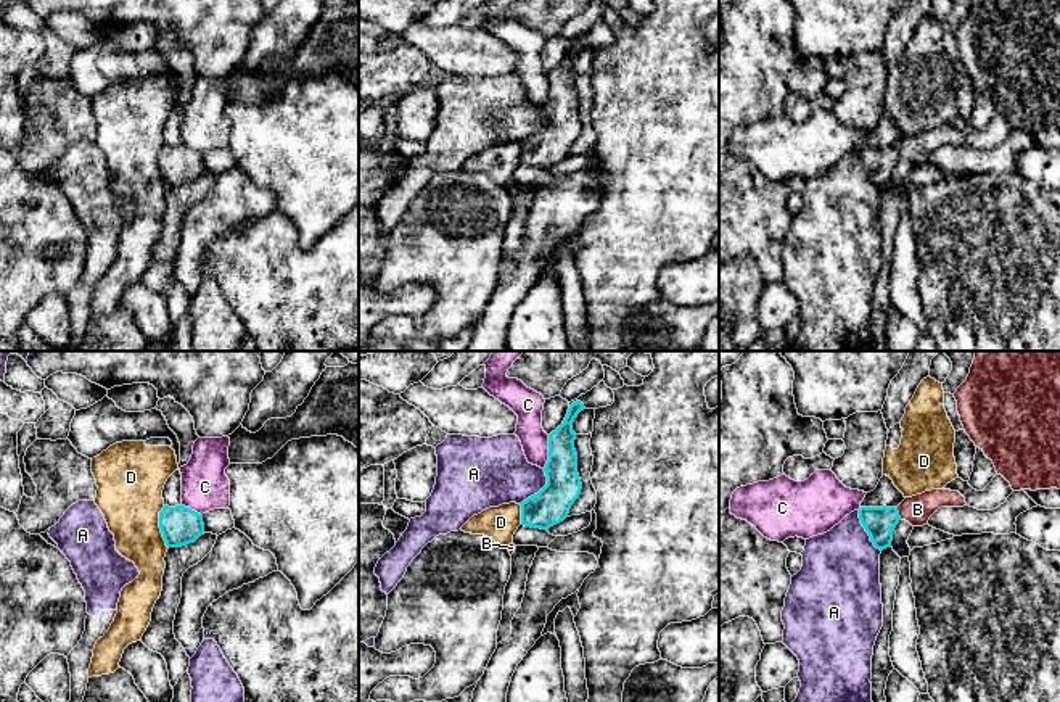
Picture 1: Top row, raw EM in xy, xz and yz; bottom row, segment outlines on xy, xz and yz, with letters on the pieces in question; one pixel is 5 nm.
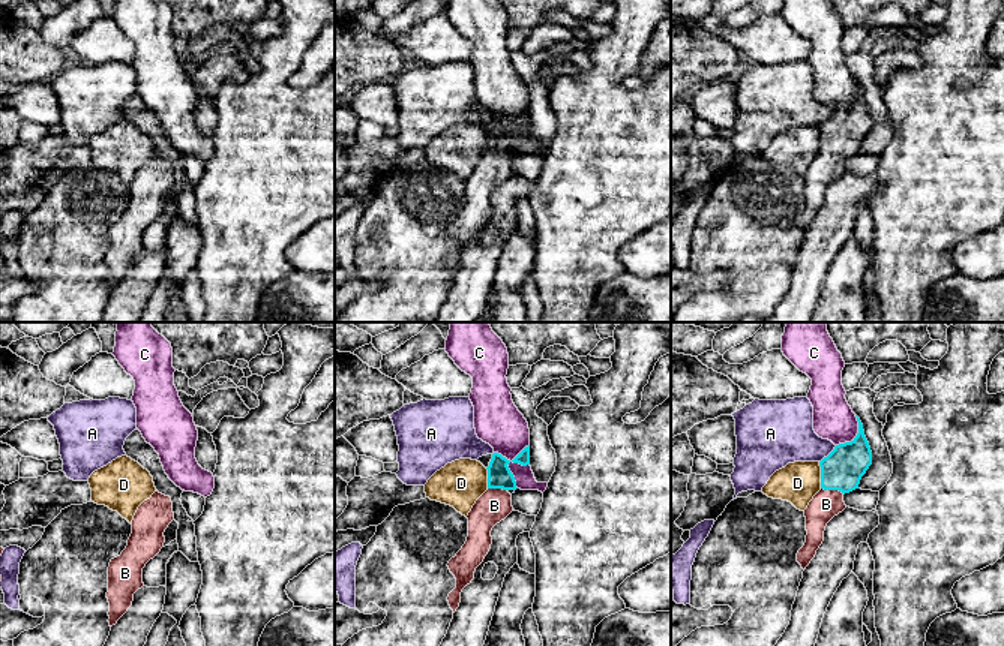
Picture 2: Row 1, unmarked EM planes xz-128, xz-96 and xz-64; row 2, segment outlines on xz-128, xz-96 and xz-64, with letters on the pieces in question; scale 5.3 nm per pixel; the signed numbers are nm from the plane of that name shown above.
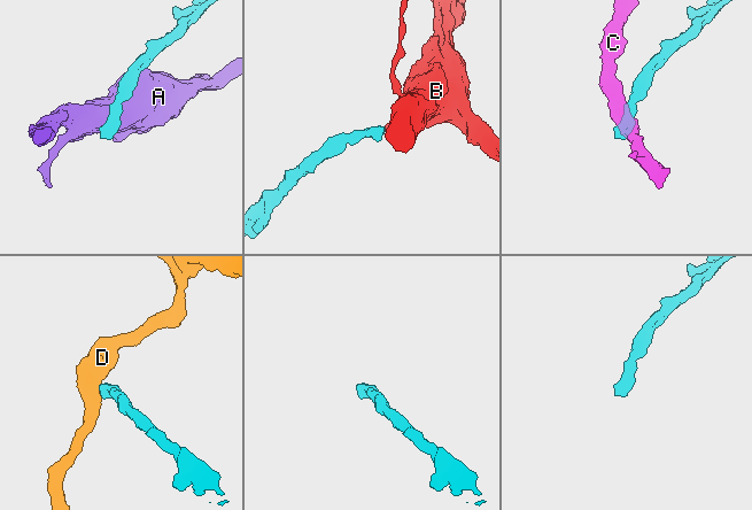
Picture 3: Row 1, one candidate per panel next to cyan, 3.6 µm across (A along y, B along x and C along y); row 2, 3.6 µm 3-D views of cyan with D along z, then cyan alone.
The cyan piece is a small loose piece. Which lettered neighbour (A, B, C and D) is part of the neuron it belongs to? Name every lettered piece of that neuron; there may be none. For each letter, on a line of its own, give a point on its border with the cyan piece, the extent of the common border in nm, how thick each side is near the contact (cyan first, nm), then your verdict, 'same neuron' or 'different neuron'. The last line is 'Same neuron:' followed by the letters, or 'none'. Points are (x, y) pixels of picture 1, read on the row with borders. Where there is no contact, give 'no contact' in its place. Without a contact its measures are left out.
A: contact xz (541, 490); length 220 nm; calibres 190 and 320 nm; different neuron
B: contact yz (898, 514); length 70 nm; calibres 160 and 140 nm; same neuron
C: contact xz (549, 451); length 170 nm; calibres 180 and 150 nm; different neuron
D: contact xy (160, 527); length 220 nm; calibres 200 and 320 nm; different neuron
Same neuron: B

